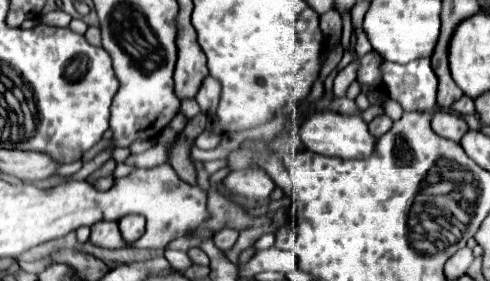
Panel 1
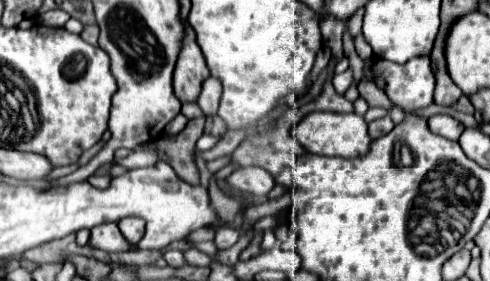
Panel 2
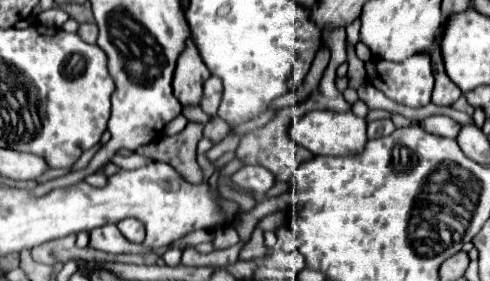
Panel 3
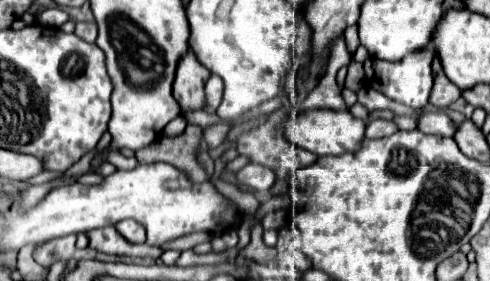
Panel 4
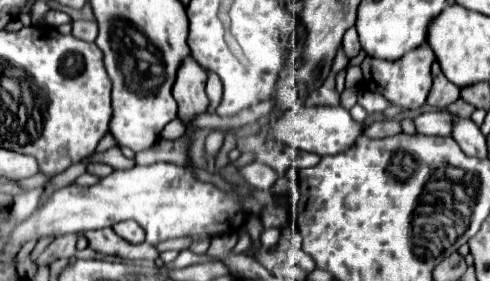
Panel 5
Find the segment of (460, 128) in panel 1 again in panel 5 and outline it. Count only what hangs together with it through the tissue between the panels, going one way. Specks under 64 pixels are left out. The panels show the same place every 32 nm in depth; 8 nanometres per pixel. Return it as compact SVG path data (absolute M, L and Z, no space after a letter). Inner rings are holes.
M446 110L422 112L414 118L416 132L432 134L432 136L450 136L452 134L452 116Z

